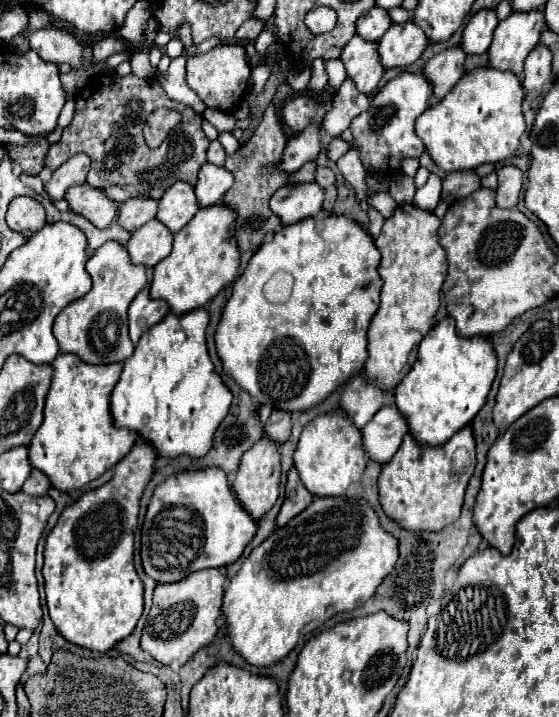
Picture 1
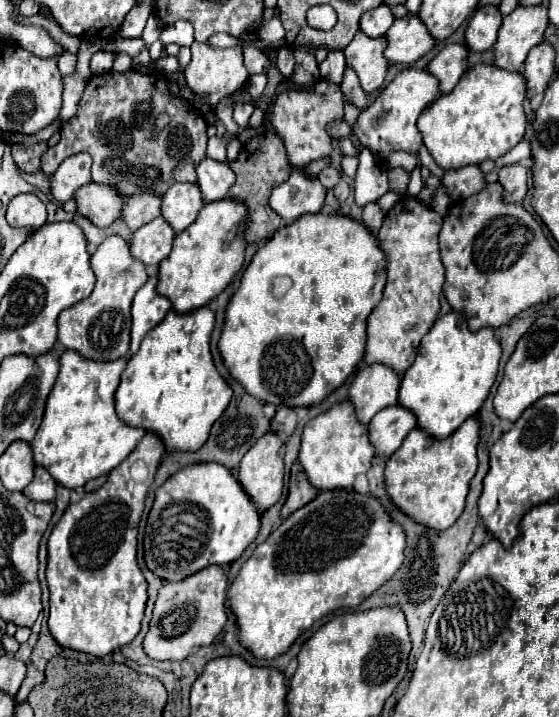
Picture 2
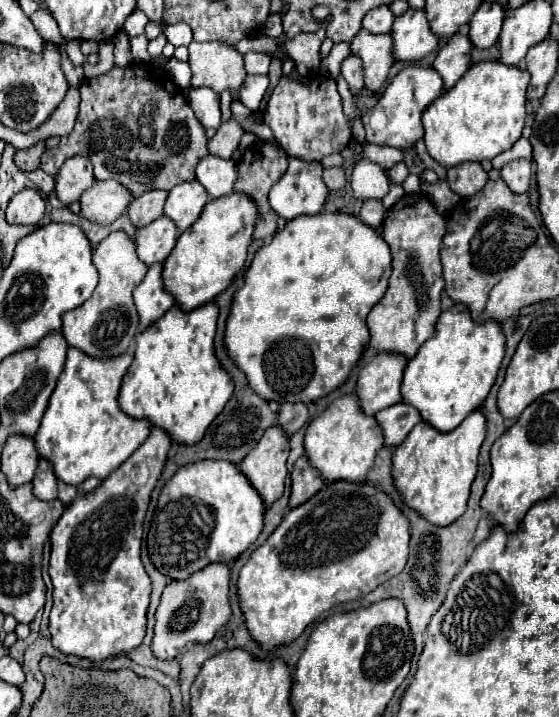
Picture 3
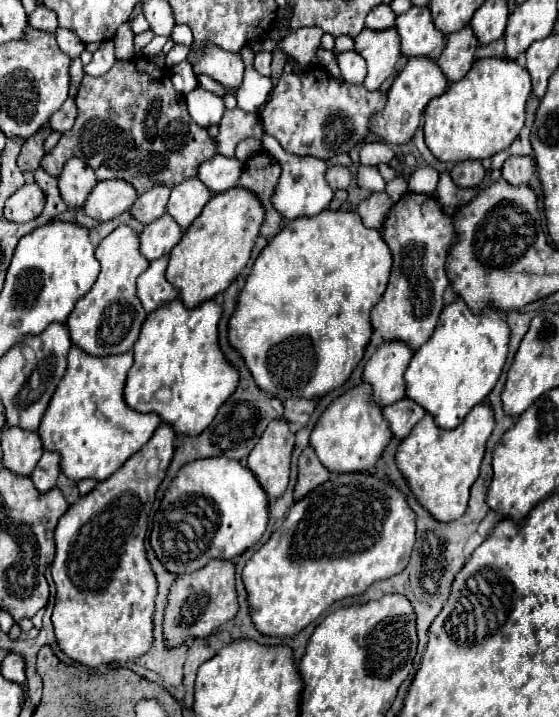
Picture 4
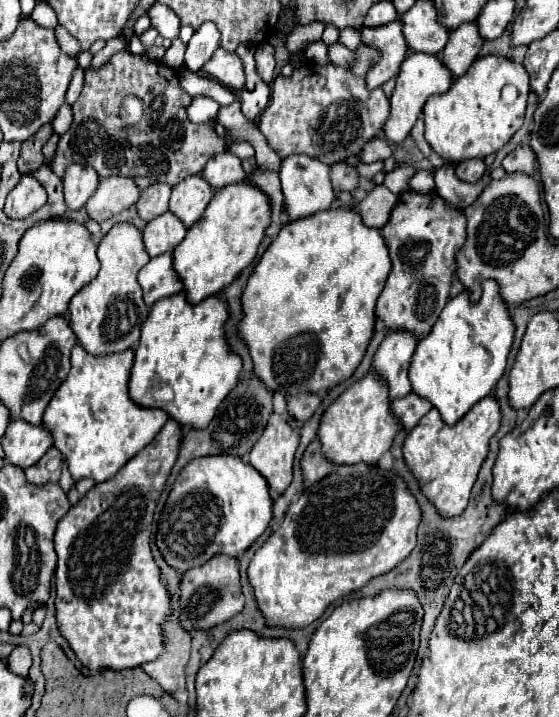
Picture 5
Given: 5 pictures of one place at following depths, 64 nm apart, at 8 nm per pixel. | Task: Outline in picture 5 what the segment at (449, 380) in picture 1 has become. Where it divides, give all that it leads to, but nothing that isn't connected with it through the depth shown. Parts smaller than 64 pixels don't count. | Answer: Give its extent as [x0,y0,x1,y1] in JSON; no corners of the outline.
[410,280,516,424]

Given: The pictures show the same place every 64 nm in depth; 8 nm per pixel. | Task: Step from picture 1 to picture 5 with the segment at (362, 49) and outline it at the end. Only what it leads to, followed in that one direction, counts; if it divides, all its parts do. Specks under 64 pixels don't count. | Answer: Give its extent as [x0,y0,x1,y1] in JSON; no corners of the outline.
[362,18,408,90]

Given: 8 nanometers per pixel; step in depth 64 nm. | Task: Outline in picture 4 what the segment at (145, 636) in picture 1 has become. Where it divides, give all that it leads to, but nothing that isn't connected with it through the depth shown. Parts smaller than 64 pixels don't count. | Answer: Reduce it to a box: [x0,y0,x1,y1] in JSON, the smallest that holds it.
[164,560,238,646]

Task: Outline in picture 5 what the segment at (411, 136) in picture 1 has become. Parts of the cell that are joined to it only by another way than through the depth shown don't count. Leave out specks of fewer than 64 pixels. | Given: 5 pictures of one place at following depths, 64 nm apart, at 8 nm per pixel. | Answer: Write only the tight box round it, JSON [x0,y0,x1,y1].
[384,52,452,142]

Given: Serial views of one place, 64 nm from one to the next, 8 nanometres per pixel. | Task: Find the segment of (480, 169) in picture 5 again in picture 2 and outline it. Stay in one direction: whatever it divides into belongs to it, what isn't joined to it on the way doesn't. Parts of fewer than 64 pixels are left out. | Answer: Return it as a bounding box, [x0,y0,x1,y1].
[442,164,486,200]

